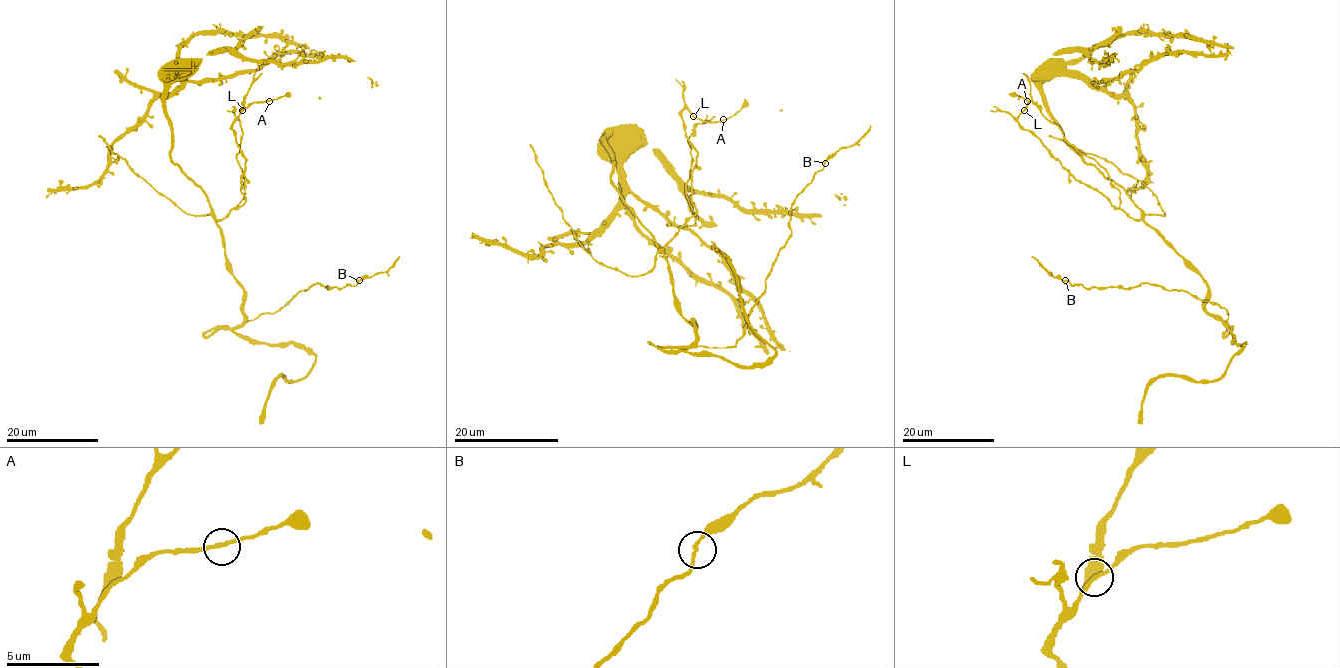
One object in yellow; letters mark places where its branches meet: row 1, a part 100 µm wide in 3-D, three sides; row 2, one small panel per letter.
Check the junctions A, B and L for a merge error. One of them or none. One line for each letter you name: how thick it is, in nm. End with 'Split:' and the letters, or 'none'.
Split: none

